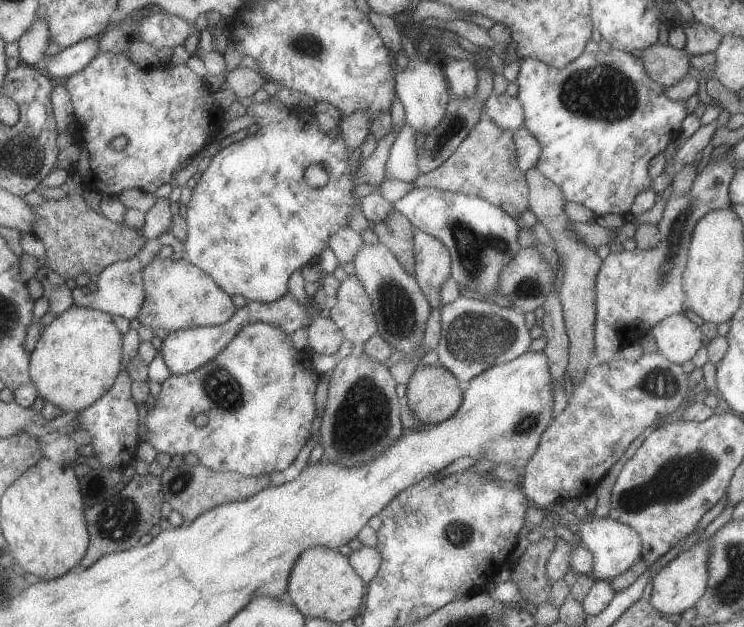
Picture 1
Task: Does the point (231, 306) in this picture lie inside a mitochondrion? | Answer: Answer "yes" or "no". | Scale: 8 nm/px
no

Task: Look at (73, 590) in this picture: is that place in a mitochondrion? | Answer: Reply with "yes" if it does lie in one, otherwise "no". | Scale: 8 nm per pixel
no

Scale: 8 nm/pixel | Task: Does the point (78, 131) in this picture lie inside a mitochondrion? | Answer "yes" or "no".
no

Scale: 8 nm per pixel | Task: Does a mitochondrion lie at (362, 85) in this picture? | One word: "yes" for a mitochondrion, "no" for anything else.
no

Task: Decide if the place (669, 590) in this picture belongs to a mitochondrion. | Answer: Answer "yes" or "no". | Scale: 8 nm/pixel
no

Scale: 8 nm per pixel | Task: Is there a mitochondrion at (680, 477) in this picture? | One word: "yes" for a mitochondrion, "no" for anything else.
yes

